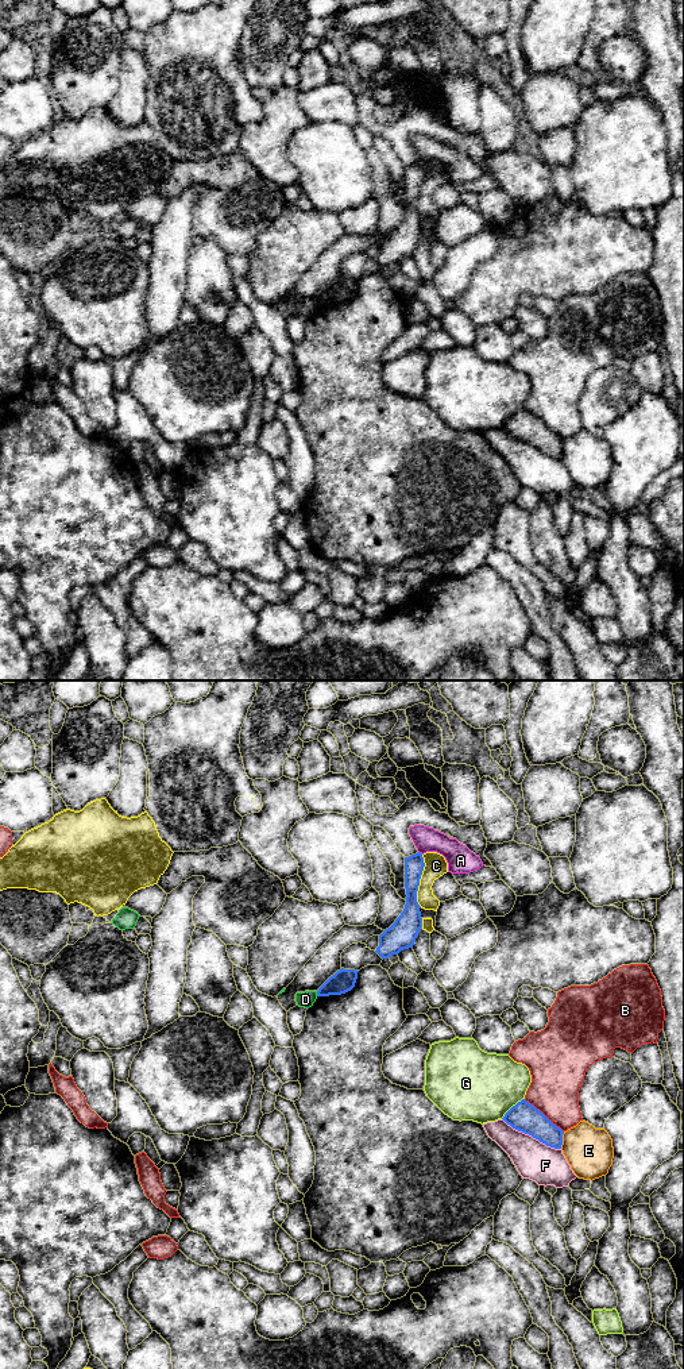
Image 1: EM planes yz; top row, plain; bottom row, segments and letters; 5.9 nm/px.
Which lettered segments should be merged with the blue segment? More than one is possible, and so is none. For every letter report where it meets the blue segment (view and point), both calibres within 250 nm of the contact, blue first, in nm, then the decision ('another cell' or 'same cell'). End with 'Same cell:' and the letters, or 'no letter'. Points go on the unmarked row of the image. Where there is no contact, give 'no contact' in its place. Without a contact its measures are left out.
A: yz (421, 162) | 120/160 nm | another cell
B: yz (543, 423) | 180/300 nm | another cell
C: yz (418, 189) | 140/140 nm | another cell
D: yz (317, 303) | 140/100 nm | another cell
E: yz (561, 448) | 170/280 nm | another cell
F: yz (532, 444) | 180/240 nm | another cell
G: yz (511, 416) | 180/420 nm | another cell
Same cell: no letter

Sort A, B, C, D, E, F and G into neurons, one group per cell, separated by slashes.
A / B / C / D / E / F / G

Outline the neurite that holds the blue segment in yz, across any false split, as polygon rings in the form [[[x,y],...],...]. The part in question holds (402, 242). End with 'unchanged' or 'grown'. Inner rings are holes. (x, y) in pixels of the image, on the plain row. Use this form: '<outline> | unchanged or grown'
[[[418,161],[405,166],[406,213],[395,231],[379,244],[379,255],[375,261],[382,267],[389,267],[403,258],[413,257],[422,236],[417,200],[424,176],[422,162]]] | unchanged

